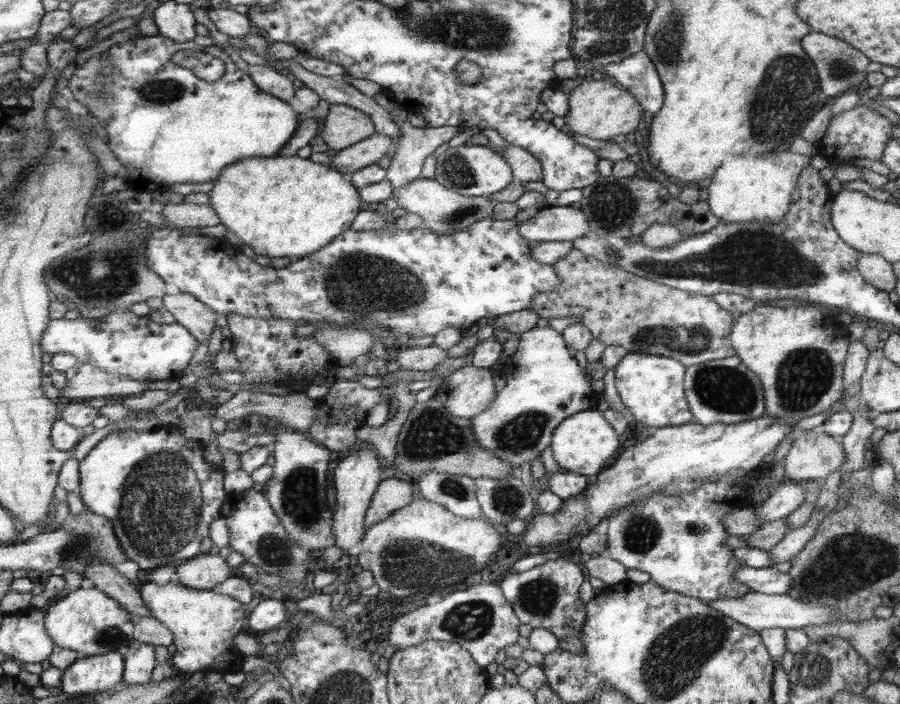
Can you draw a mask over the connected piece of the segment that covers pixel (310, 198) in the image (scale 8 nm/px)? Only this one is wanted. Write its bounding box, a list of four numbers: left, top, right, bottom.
[209,155,360,260]

